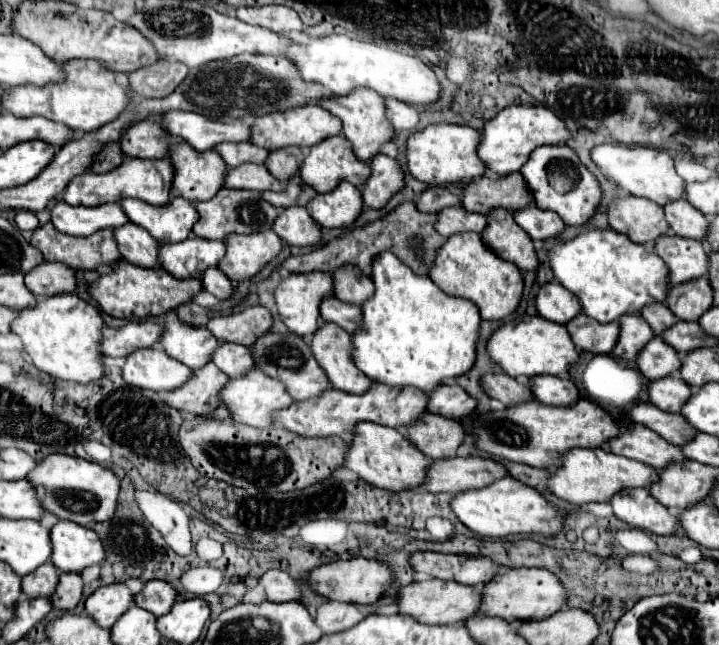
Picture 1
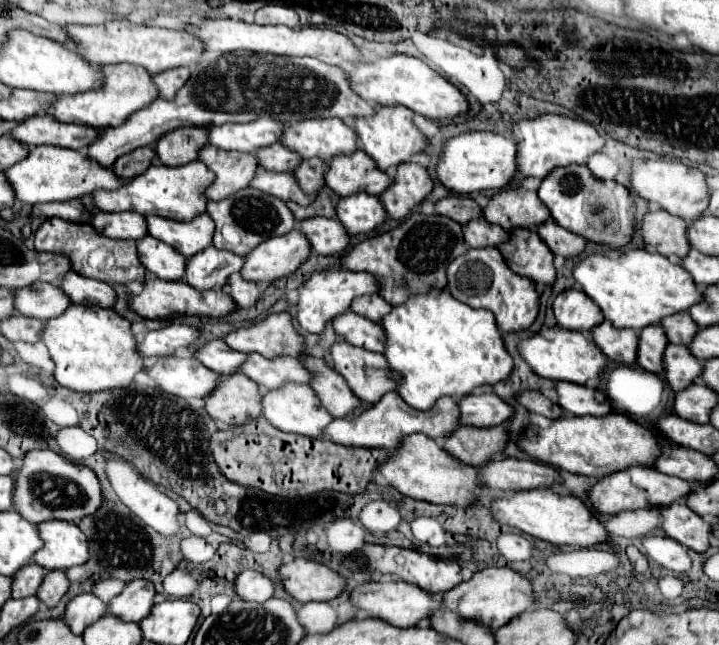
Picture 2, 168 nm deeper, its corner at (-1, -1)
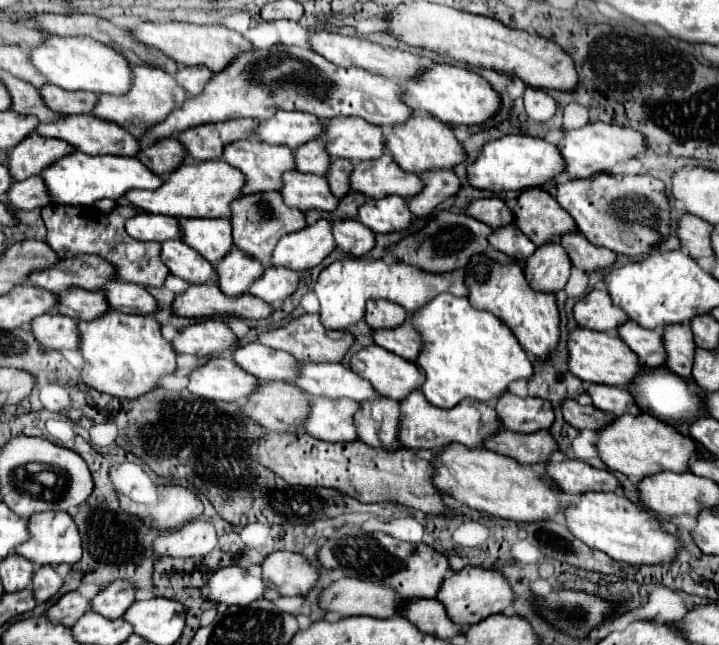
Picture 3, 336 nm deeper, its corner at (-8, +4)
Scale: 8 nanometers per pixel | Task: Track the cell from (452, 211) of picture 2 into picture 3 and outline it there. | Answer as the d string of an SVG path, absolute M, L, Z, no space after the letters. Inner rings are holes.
M492 196L492 198L478 198L474 202L470 202L466 206L466 214L488 224L490 228L496 228L494 224L512 224L512 212L510 208L504 204L504 200Z

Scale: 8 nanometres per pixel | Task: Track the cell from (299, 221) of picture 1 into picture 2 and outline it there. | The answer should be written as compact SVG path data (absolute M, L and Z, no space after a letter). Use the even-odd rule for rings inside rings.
M311 217L301 221L301 231L307 235L313 251L319 255L337 255L349 245L349 233L337 219Z

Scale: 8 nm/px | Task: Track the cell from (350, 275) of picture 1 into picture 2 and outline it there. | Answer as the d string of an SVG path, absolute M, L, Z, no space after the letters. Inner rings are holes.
M363 295L363 297L357 297L353 303L351 303L351 311L355 311L357 315L363 315L375 323L381 323L381 319L391 311L393 307L389 303L385 303L385 299L381 299L379 295Z

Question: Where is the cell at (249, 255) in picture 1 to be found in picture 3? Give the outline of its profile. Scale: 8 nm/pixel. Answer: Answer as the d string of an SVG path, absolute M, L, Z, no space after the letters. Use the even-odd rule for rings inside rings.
M318 220L300 232L282 236L272 252L270 266L284 266L296 272L304 272L318 266L334 248L330 222Z

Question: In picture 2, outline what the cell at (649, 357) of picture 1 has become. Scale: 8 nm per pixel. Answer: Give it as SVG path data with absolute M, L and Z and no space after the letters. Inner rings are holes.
M669 345L665 349L665 379L673 387L673 391L683 391L703 373L703 361L693 357L693 353L685 345Z

